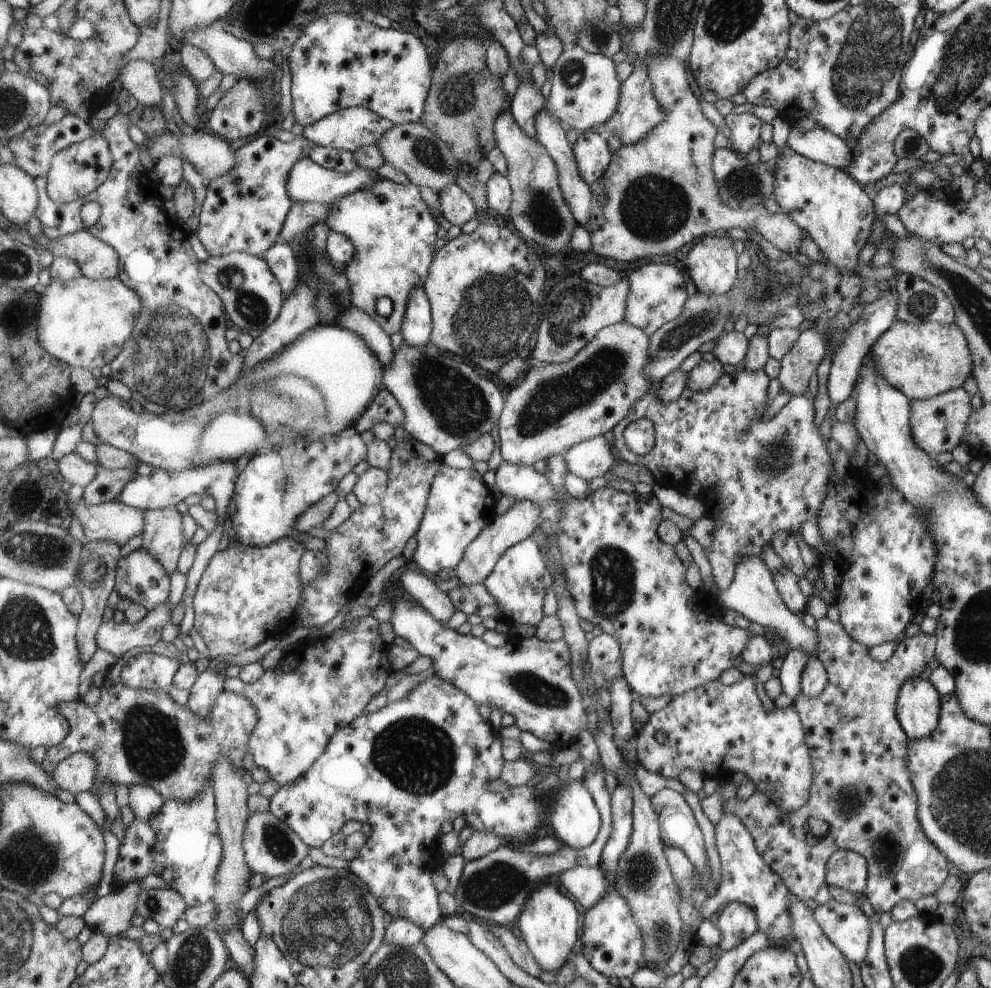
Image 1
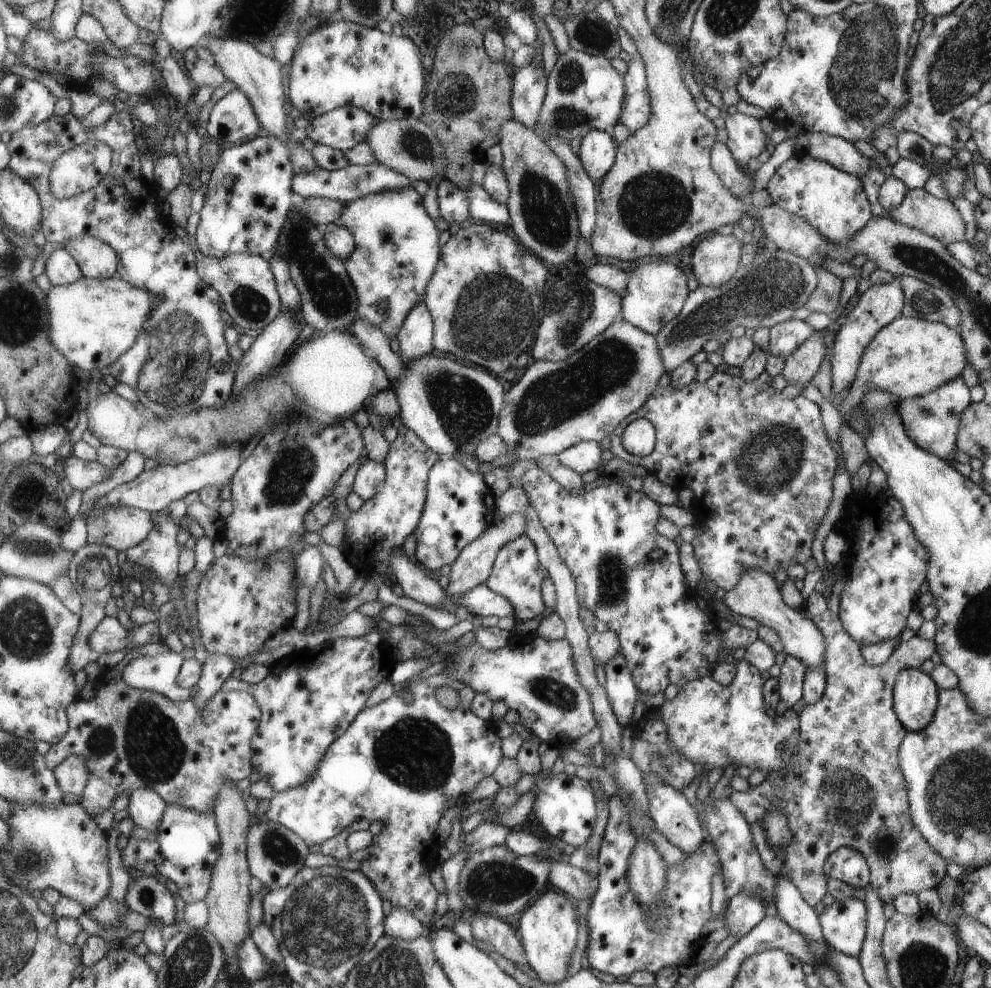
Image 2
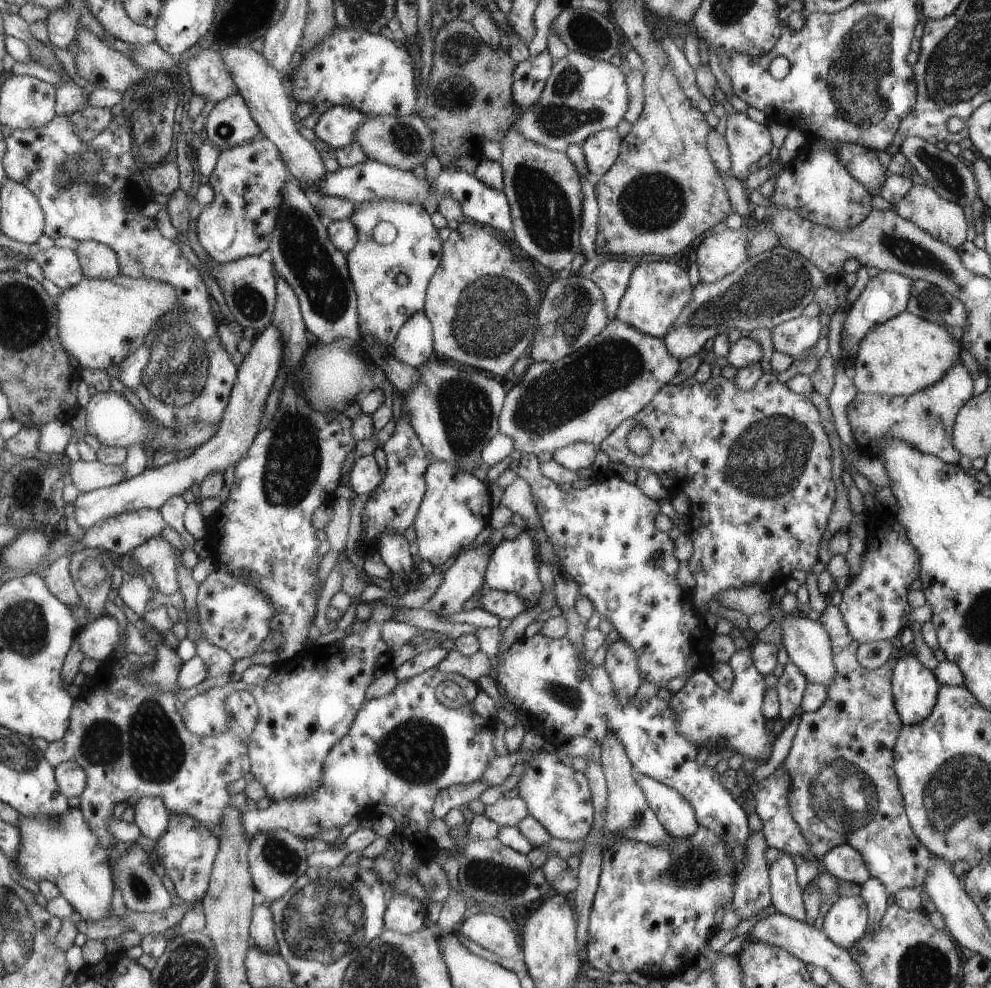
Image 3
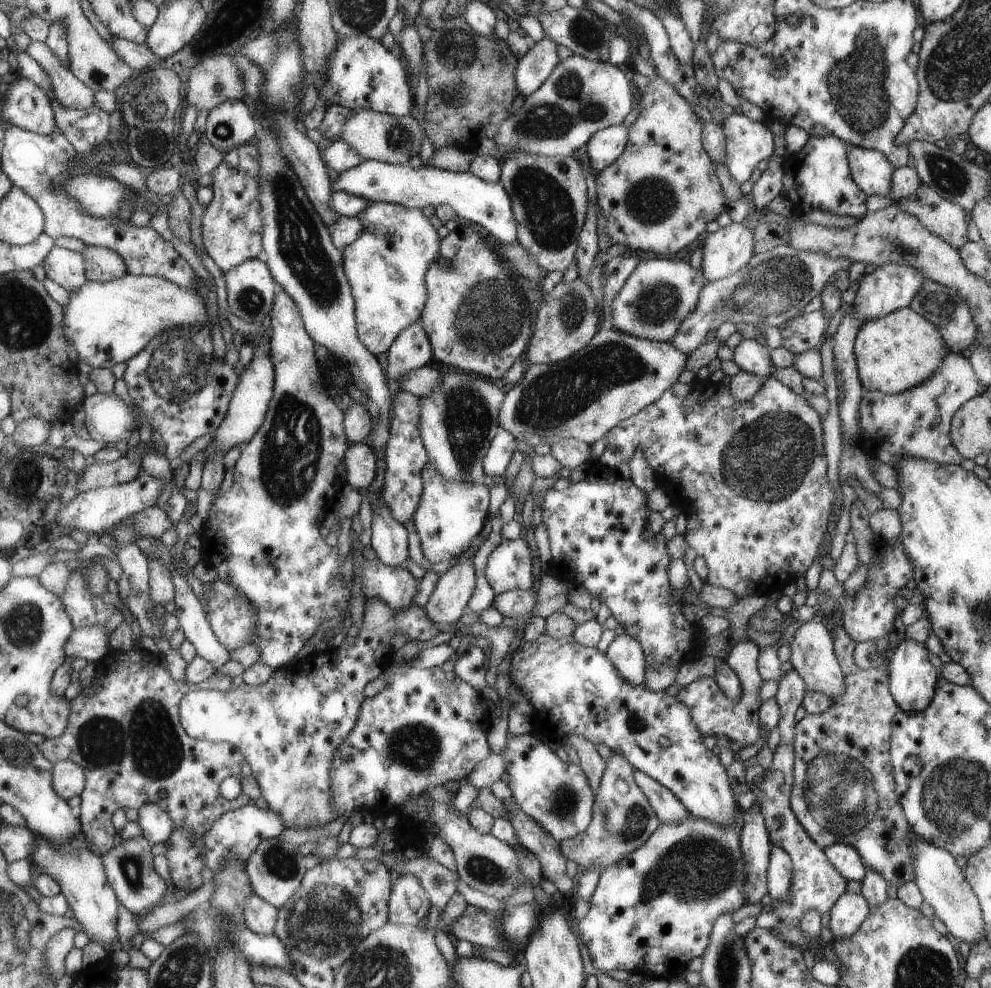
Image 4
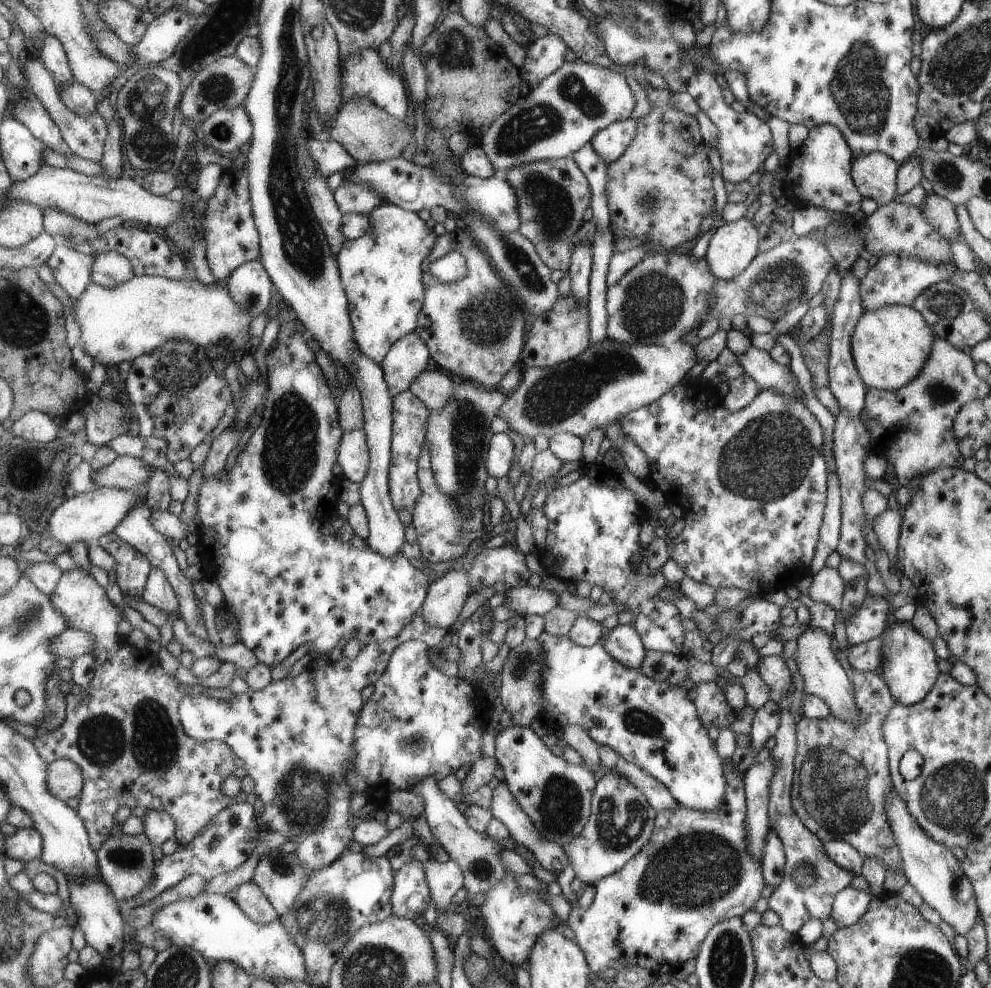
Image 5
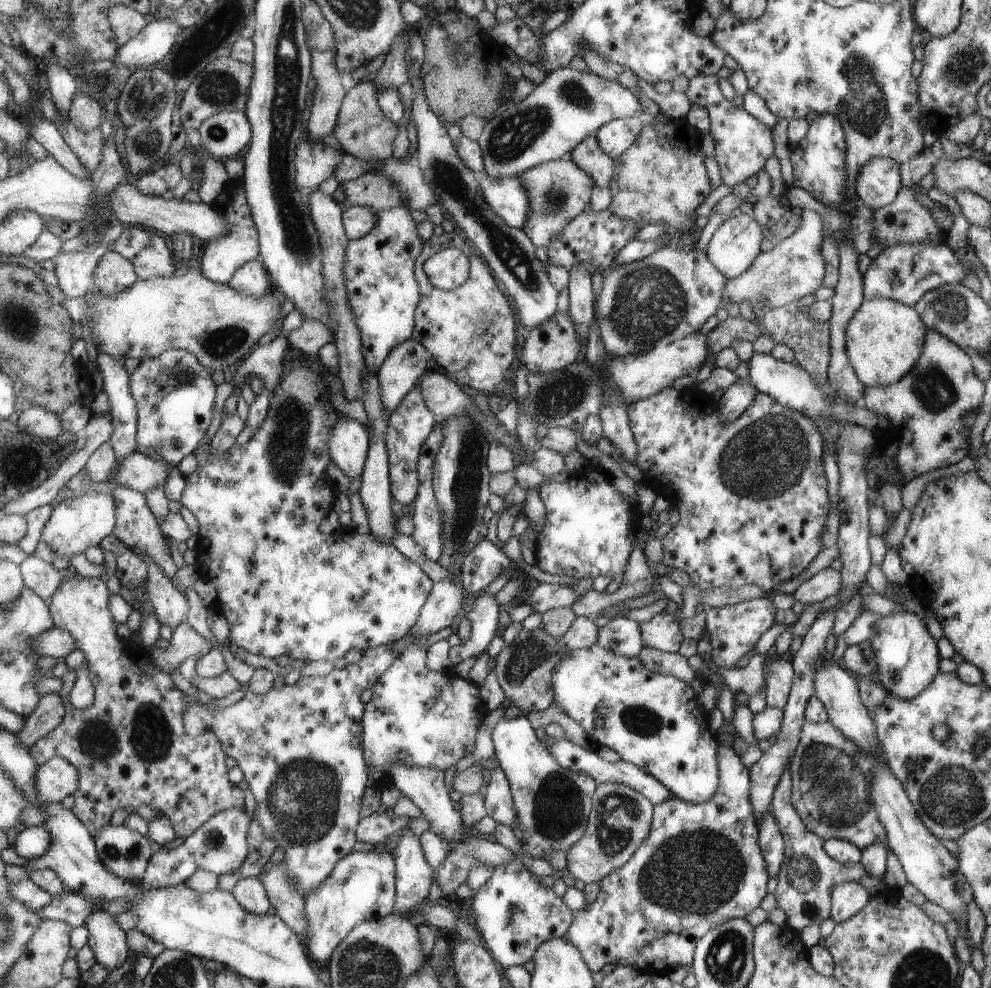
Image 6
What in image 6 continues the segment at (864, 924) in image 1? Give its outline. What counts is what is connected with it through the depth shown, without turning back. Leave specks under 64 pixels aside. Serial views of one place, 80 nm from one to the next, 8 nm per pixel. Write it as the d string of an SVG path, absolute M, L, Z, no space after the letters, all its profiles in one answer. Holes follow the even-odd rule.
M857 880L835 884L829 892L829 898L830 918L835 923L847 920L870 901L865 888Z

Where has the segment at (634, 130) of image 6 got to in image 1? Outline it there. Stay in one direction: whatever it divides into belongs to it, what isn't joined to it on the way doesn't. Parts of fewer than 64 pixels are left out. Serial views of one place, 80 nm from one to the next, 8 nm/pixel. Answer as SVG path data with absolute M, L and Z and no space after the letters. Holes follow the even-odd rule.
M590 129L578 134L571 151L577 160L579 174L589 185L605 173L607 166L613 160L606 138Z

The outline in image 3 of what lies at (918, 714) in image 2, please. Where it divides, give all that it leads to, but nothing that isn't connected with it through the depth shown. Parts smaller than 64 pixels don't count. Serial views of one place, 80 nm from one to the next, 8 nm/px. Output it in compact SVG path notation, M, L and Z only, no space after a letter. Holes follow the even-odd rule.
M913 650L895 660L890 690L902 724L915 724L931 713L940 686L937 680L935 674L919 662Z

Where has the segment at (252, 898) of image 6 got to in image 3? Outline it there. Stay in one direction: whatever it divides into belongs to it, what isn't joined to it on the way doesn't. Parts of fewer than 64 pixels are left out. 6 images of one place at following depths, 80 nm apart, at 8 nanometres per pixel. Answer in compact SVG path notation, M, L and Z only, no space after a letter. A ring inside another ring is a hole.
M265 901L251 906L248 936L254 942L257 942L259 950L277 952L273 929L273 914L271 914L271 910L269 910L269 906Z

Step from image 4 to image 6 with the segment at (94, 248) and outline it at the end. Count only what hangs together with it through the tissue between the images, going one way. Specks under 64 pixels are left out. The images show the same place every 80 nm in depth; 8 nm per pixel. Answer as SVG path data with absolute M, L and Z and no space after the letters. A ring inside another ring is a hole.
M108 251L101 258L95 273L94 286L111 298L135 286L139 280L134 264L114 251Z

